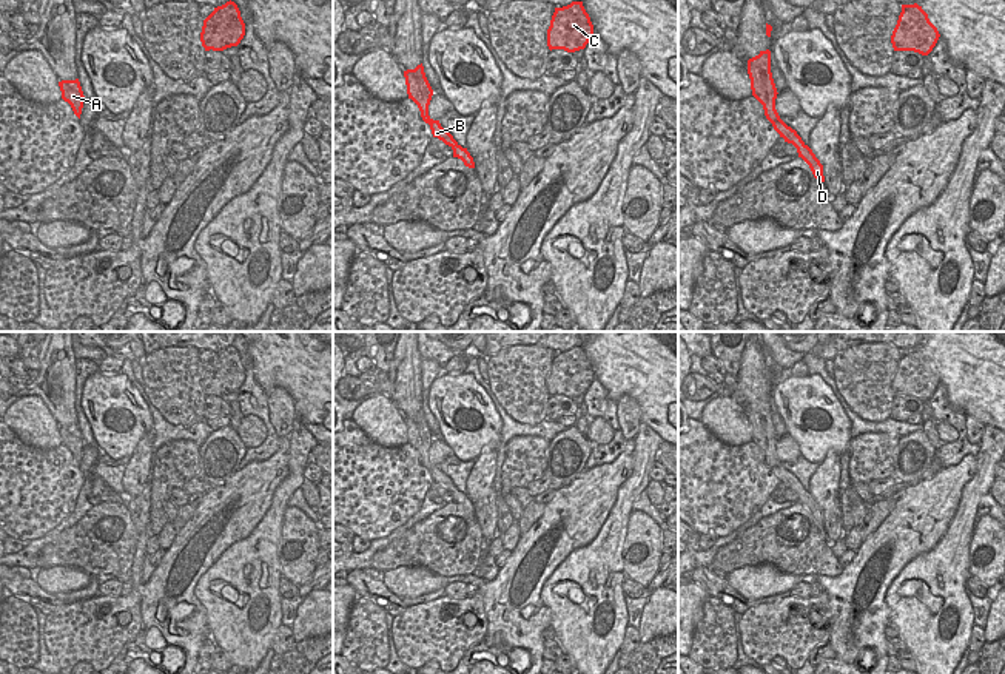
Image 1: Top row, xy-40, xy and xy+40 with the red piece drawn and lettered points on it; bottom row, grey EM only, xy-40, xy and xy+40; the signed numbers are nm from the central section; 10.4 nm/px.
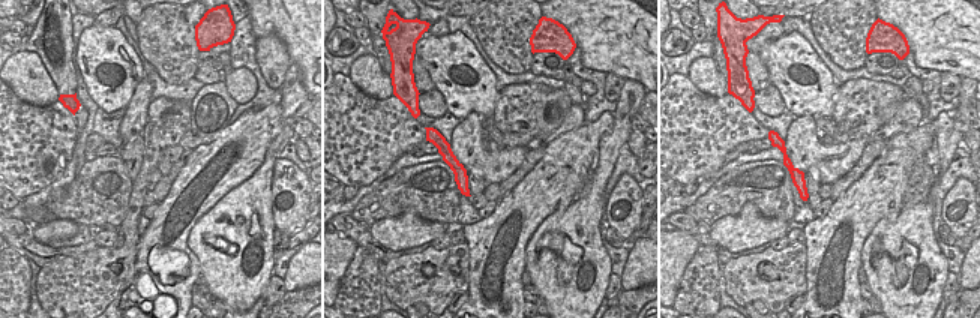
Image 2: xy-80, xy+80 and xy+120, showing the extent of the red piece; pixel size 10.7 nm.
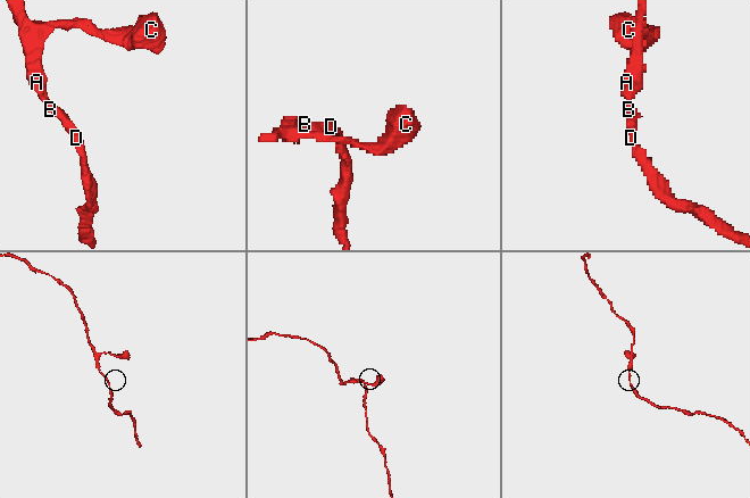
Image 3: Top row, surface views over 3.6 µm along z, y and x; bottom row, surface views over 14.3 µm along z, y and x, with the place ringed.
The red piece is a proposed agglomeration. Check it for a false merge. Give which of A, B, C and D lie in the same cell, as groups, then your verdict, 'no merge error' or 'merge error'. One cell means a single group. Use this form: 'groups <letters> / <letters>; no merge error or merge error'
groups A B C D; no merge error

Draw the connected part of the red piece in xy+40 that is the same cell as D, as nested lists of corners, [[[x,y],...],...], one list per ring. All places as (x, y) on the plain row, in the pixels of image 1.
[[[760,396],[758,401],[748,406],[748,420],[751,424],[752,441],[763,450],[766,464],[772,469],[774,475],[797,494],[802,503],[811,514],[817,526],[825,527],[823,511],[815,503],[812,495],[802,486],[795,475],[788,472],[775,455],[777,433],[771,418],[771,396]]]

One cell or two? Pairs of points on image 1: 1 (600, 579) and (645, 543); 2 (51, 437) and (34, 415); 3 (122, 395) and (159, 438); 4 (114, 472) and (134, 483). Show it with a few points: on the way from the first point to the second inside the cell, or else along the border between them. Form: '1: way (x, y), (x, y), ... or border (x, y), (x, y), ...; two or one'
1: border (628, 526), (623, 548), (625, 576); two
2: way (47, 432), (34, 420); one
3: border (141, 395), (150, 412), (153, 429); two
4: border (131, 457), (122, 478), (124, 494); two

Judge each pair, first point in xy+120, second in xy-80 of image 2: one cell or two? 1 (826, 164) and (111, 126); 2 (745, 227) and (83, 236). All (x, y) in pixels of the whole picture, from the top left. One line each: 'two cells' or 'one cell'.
1: two cells
2: two cells

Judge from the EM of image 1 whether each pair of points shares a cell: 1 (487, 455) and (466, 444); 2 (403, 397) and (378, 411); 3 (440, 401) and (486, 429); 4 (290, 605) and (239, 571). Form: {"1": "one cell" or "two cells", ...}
{"1": "two cells", "2": "two cells", "3": "one cell", "4": "two cells"}

